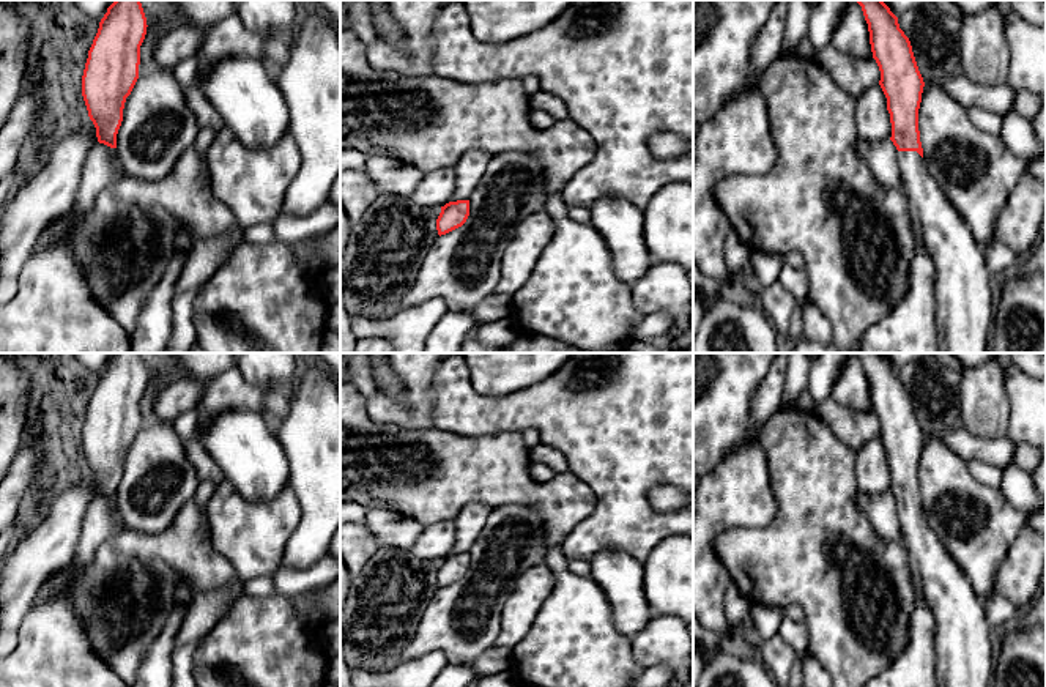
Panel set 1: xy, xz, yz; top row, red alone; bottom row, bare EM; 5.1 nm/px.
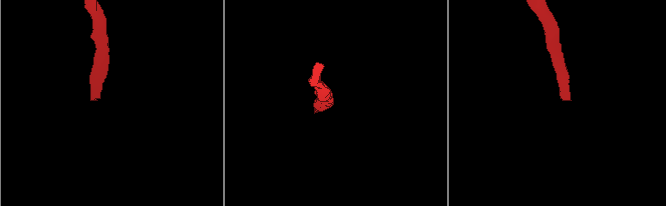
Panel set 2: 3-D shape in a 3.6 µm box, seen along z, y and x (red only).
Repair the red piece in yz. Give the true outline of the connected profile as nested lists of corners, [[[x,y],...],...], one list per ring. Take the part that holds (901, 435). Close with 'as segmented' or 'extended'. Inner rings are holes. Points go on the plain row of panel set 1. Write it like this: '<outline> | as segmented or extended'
[[[882,353],[855,355],[862,359],[868,377],[873,411],[881,424],[879,438],[887,451],[887,463],[892,476],[890,493],[898,503],[903,542],[912,558],[914,570],[922,581],[925,602],[934,618],[937,687],[988,687],[988,679],[996,663],[989,635],[991,624],[988,622],[983,600],[925,517],[918,484],[918,462],[925,435],[918,424],[911,394],[899,381],[898,370]]] | extended

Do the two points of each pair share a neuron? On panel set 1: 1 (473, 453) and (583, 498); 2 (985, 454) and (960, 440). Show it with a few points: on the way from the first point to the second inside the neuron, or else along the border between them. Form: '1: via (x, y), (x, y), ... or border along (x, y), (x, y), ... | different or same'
1: via (500, 475), (531, 493), (556, 498) | same
2: via (979, 449), (966, 445) | same

